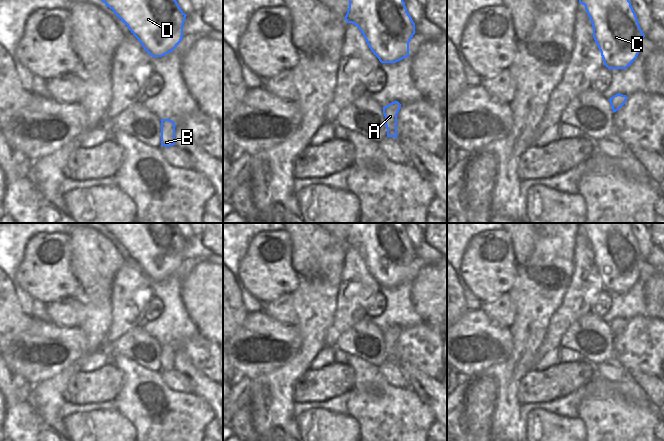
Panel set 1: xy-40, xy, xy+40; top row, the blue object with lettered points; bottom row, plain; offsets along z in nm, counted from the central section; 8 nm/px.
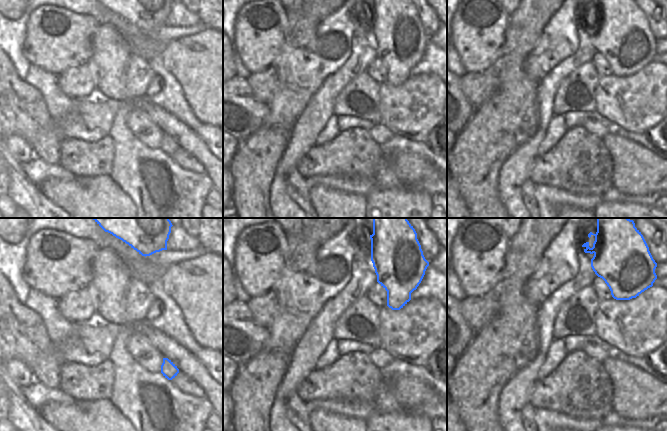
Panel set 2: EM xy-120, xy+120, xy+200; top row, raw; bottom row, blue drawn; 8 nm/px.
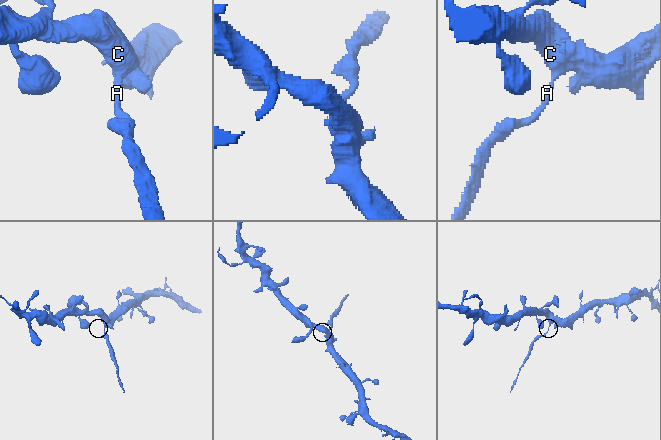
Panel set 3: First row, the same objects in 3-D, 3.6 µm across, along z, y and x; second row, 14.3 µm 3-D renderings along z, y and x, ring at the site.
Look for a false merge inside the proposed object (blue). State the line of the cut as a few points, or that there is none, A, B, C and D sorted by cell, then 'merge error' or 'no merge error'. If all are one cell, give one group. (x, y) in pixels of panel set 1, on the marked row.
cut in xy along (399, 103), (385, 106); A B / C D; merge error

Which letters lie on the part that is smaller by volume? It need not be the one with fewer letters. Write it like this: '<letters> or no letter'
A, B.

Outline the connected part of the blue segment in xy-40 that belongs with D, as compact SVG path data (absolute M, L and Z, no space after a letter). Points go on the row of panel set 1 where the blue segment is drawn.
M101 0L129 28L152 57L172 52L183 38L186 14L176 0Z

